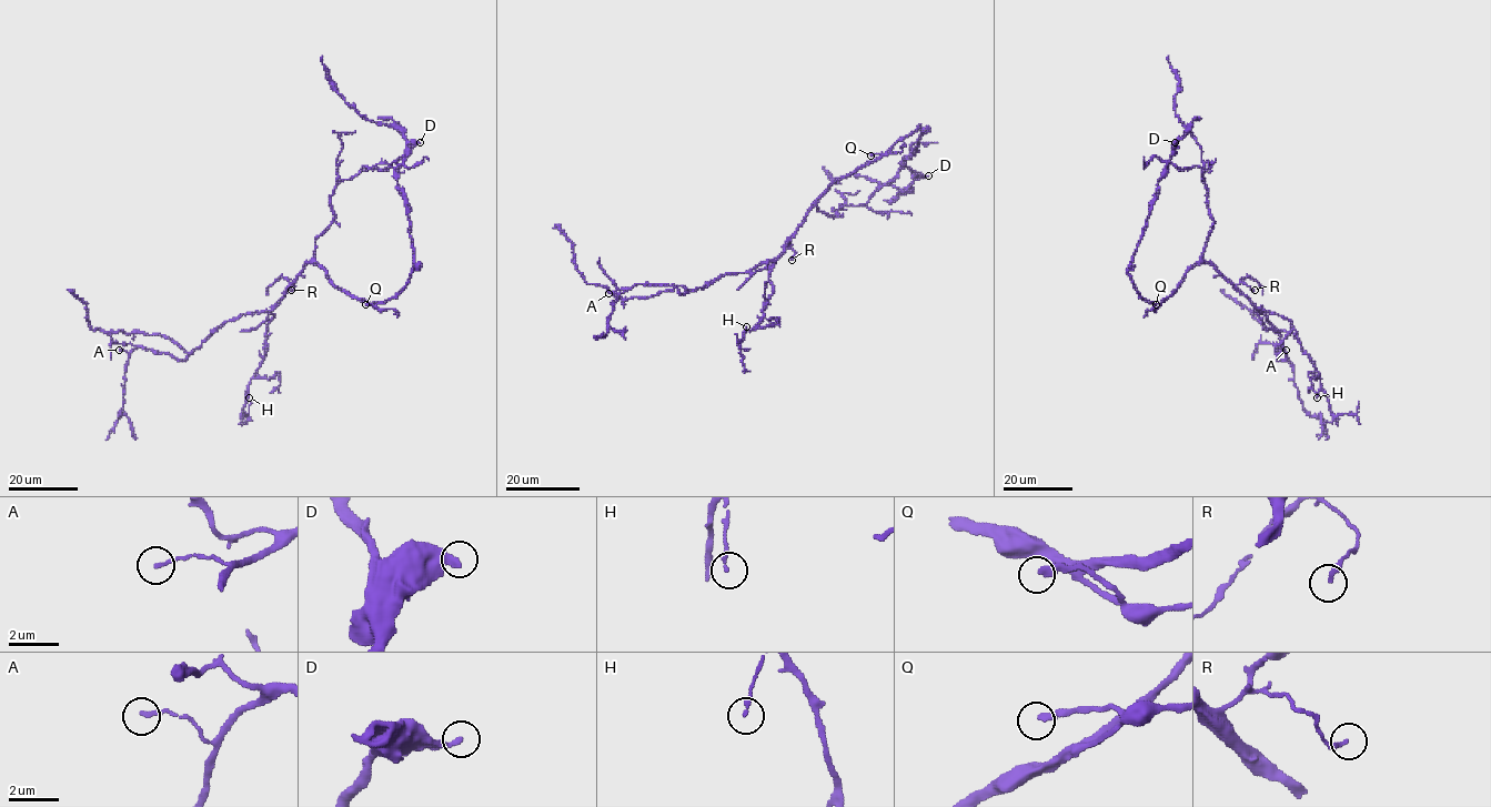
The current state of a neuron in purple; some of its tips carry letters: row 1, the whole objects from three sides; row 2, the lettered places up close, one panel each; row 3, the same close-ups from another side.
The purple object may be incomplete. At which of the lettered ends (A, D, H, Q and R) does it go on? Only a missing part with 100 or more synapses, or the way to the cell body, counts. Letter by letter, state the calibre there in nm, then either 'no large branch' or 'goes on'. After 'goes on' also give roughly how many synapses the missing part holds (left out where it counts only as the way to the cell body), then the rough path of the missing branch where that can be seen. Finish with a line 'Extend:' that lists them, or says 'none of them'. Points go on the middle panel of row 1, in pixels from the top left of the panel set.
A: 140 nm thick; no large branch
D: 360 nm thick; no large branch
H: 150 nm thick; no large branch
Q: 280 nm thick; goes on; missing branch runs (870, 155), (797, 213), (779, 211), (771, 188), (798, 195), (779, 190), (776, 197)
R: 200 nm thick; no large branch
Extend: Q

